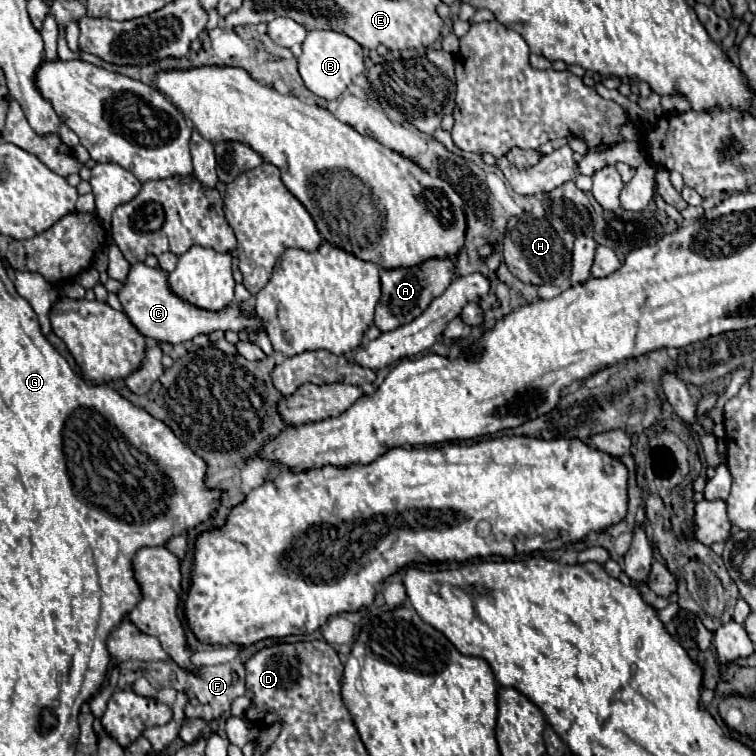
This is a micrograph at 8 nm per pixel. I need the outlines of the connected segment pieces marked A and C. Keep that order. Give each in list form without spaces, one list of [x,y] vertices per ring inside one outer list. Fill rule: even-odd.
[[[430,258],[430,260],[424,260],[422,264],[416,264],[410,268],[382,270],[380,272],[382,298],[376,306],[374,324],[382,332],[390,332],[390,330],[396,330],[398,326],[408,324],[414,318],[418,318],[430,306],[430,302],[434,298],[438,298],[450,286],[450,282],[456,278],[454,264],[456,264],[454,258]]]
[[[136,264],[130,268],[130,274],[124,282],[124,288],[118,292],[118,298],[122,302],[122,308],[130,322],[138,328],[140,334],[154,338],[158,342],[170,342],[180,344],[186,340],[192,340],[198,334],[212,334],[216,330],[222,332],[248,332],[248,334],[264,334],[266,326],[264,320],[252,310],[248,314],[242,312],[238,304],[230,304],[228,308],[220,312],[210,312],[204,308],[198,308],[178,294],[174,294],[168,286],[168,276],[164,270],[148,268],[146,264]]]

